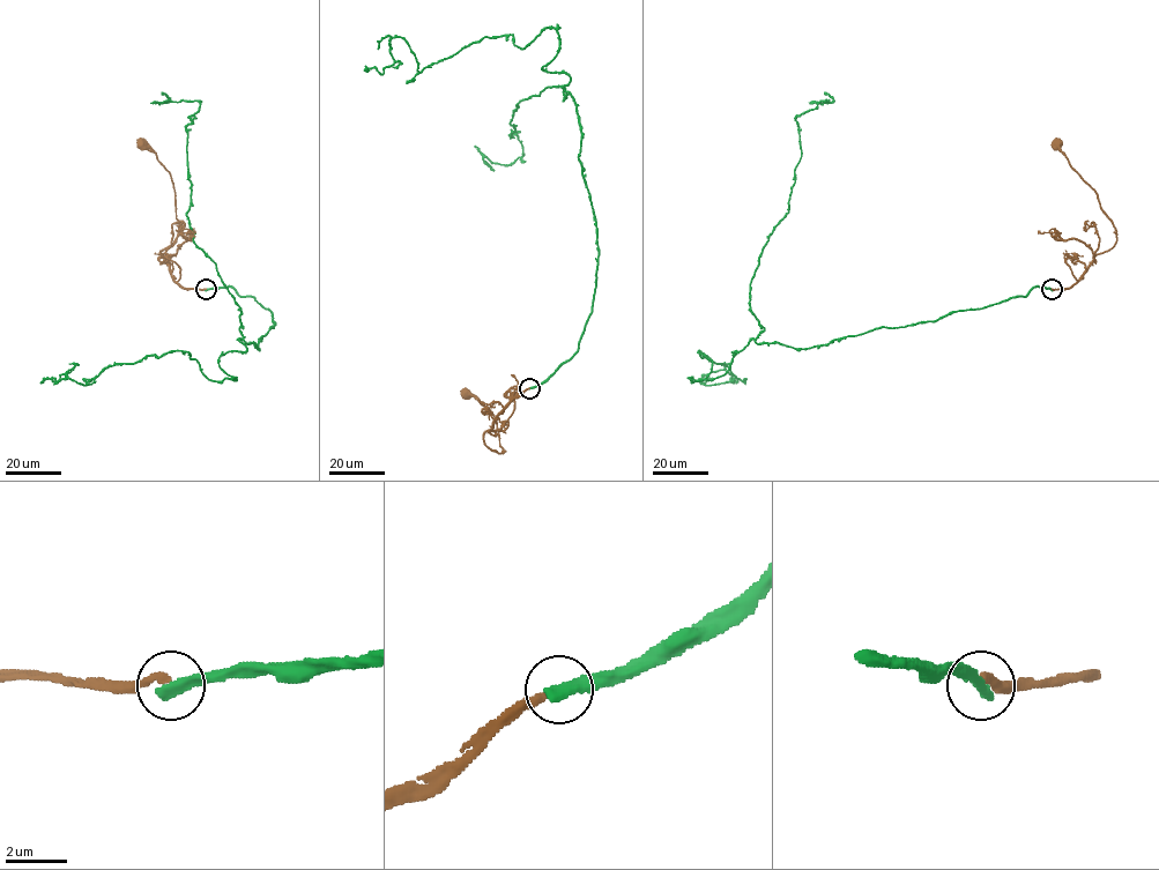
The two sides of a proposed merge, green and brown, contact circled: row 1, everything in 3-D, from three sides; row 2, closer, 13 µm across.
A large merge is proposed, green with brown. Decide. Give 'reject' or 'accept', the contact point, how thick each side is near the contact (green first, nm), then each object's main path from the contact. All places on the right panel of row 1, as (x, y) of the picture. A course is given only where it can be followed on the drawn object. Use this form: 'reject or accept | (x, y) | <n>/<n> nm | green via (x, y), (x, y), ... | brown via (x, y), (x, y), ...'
reject | (1052, 289) | 440/240 nm | green via (1050, 289), (803, 349), (751, 339), (692, 381), (712, 367), (698, 352), (735, 378), (700, 381), (728, 381) | brown via (1050, 289), (1069, 289), (1093, 257), (1108, 251), (1116, 240), (1097, 193), (1056, 144)

